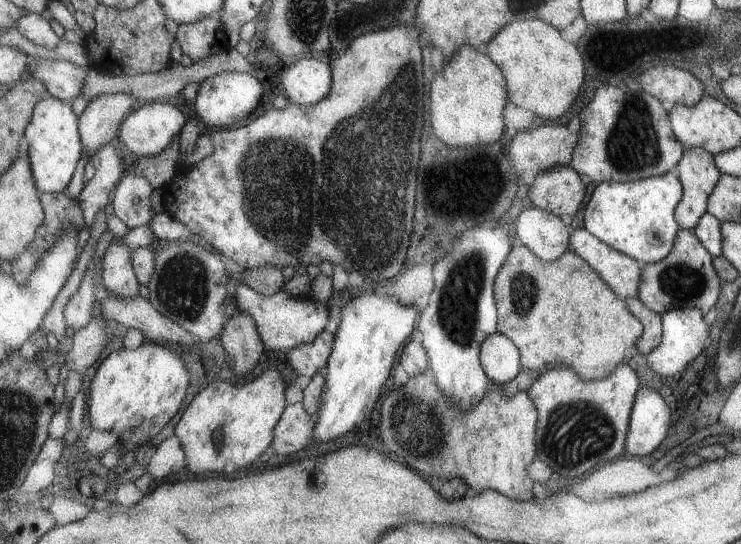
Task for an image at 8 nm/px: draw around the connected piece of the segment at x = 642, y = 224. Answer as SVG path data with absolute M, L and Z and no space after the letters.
M674 172L645 177L639 180L627 182L603 181L594 185L594 189L585 204L583 212L583 226L591 236L603 241L607 246L622 252L639 264L649 264L661 260L671 250L675 234L674 206L679 202L682 195L682 186Z

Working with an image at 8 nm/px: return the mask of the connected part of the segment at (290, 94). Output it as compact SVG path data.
M306 56L284 61L279 73L287 100L298 105L315 104L325 98L333 82L329 64Z

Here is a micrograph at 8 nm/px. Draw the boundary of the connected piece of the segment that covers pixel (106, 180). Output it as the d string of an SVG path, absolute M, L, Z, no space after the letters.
M116 141L104 145L95 155L89 158L94 168L93 177L76 196L78 205L82 210L83 225L77 233L77 257L71 265L71 272L77 264L78 256L89 238L89 227L93 224L95 214L109 202L109 192L111 192L118 180L122 176L123 164L115 155Z

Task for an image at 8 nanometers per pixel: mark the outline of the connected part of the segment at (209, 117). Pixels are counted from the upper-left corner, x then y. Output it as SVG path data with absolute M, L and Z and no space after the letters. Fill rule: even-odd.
M223 71L216 75L208 76L199 83L199 89L193 100L193 108L198 116L207 126L229 126L247 112L251 112L257 105L259 96L265 91L261 88L253 76L247 73L235 71Z

